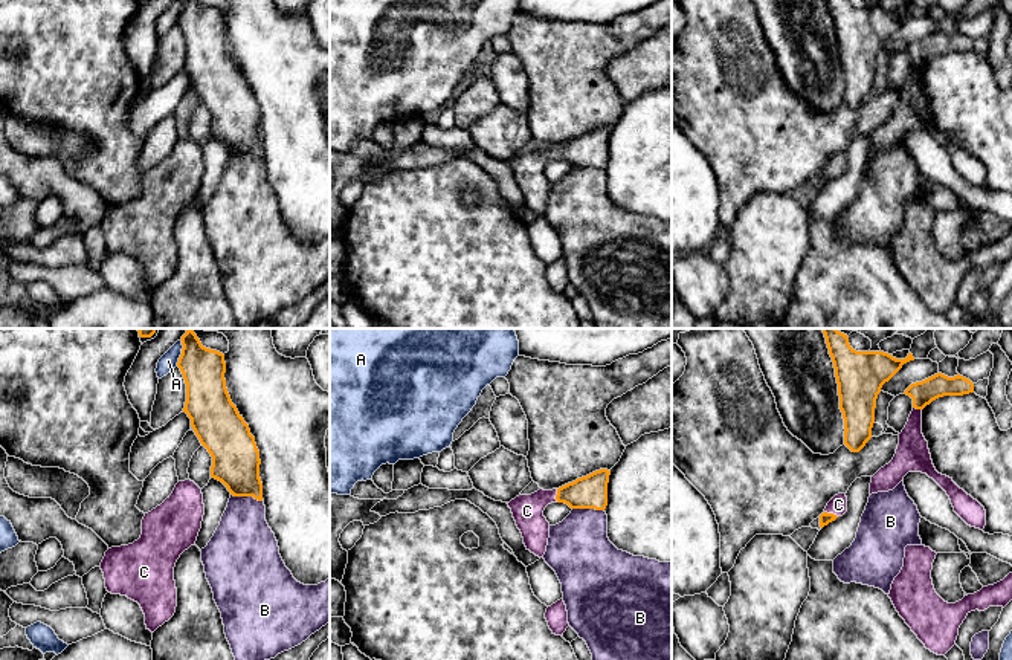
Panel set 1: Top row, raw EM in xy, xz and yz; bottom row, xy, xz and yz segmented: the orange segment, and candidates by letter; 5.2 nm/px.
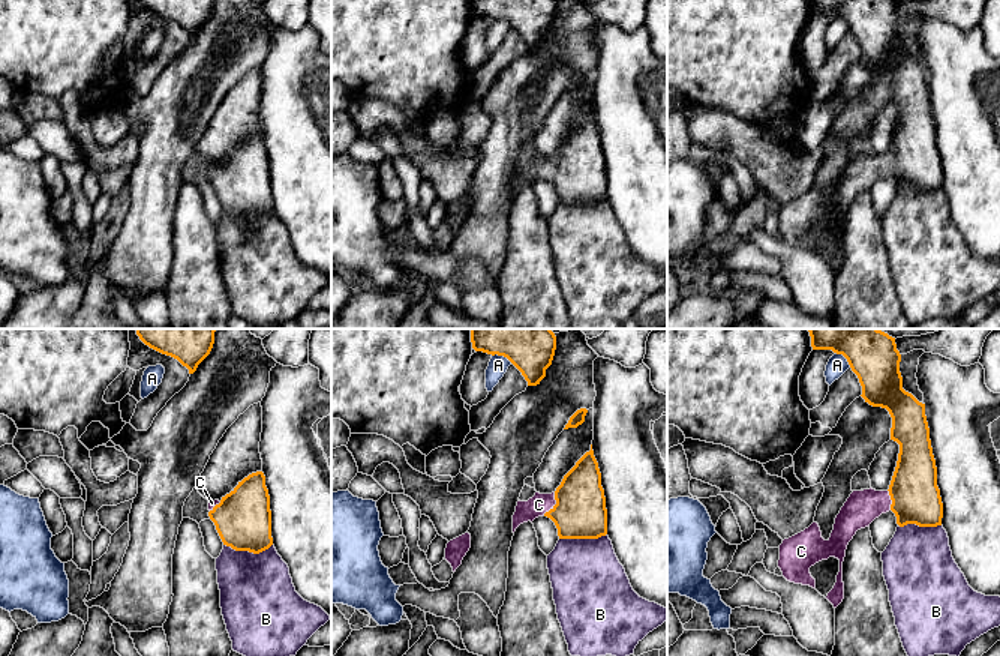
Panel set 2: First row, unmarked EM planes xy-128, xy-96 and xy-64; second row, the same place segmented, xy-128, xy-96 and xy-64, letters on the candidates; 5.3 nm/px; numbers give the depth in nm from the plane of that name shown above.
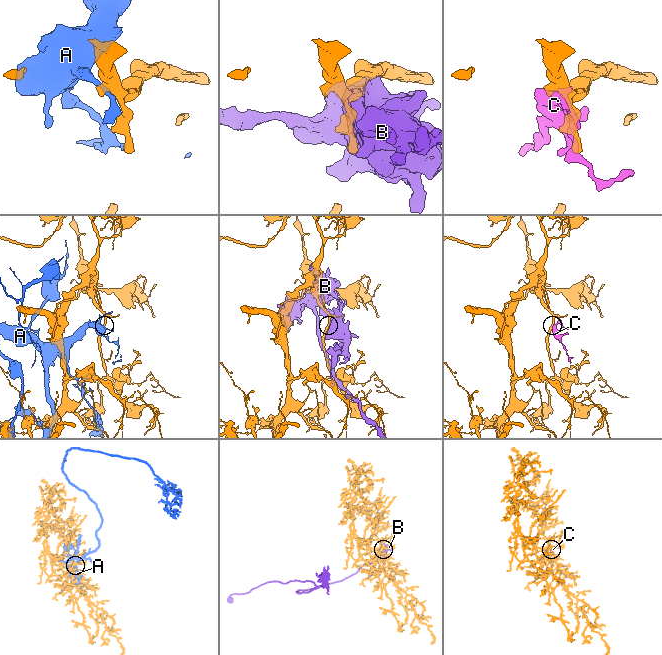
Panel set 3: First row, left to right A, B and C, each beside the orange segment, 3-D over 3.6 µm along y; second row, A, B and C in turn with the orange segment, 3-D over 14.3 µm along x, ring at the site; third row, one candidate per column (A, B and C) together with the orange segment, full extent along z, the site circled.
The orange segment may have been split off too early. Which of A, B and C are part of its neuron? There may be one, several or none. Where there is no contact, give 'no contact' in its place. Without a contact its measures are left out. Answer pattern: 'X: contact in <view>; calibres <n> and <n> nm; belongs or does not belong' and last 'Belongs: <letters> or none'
A: contact in xy; calibres 220 and 90 nm; does not belong
B: contact in xy; calibres 260 and 320 nm; does not belong
C: contact in yz; calibres 60 and 100 nm; belongs
Belongs: C

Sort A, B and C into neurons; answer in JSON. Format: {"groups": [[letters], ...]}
{"groups": [["A"], ["B"], ["C"]]}

